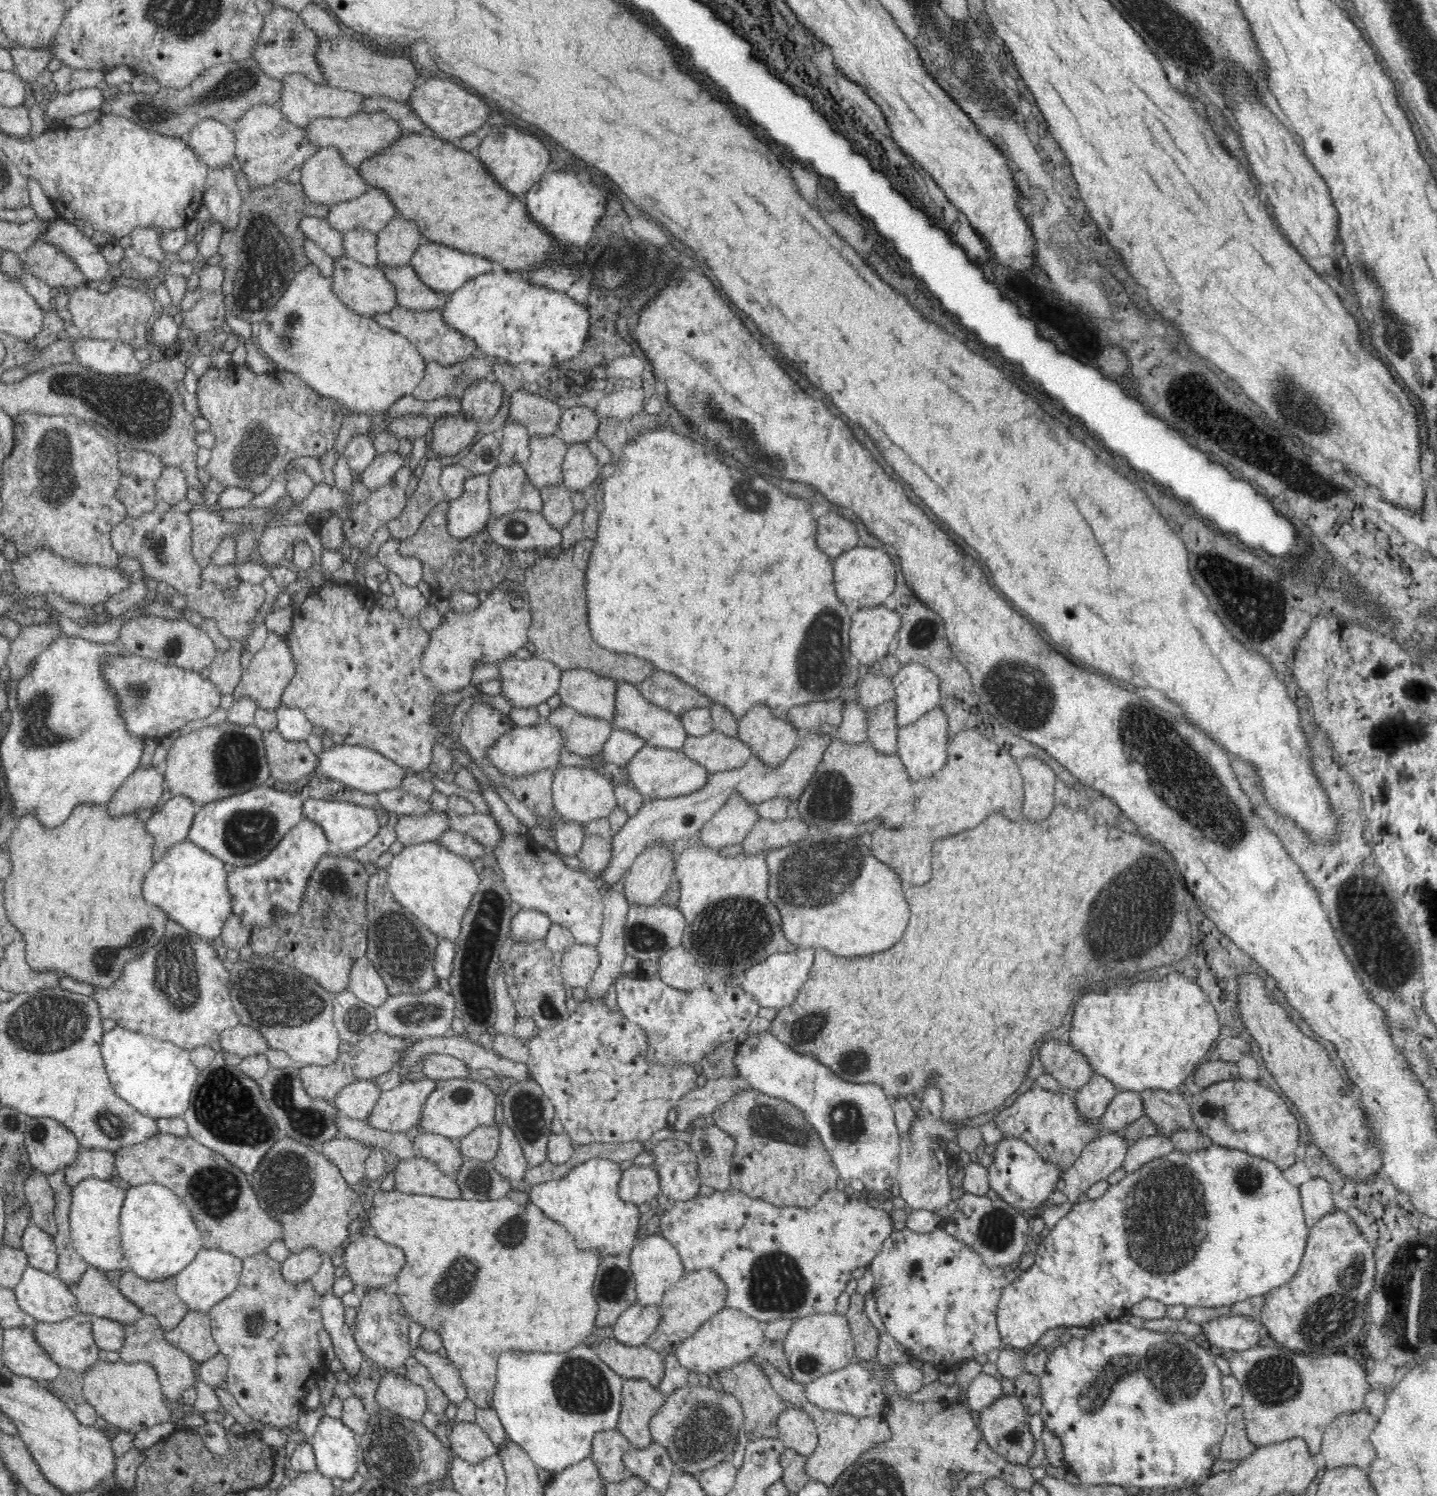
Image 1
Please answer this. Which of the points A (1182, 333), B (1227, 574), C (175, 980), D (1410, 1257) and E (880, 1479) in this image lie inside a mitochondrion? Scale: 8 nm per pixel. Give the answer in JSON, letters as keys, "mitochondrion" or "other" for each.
{"A":"other","B":"other","C":"mitochondrion","D":"other","E":"mitochondrion"}

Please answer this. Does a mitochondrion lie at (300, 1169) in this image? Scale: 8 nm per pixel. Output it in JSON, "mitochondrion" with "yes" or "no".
{"mitochondrion":"yes"}

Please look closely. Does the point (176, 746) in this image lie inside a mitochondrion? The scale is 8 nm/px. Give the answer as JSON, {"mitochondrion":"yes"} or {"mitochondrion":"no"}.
{"mitochondrion":"no"}

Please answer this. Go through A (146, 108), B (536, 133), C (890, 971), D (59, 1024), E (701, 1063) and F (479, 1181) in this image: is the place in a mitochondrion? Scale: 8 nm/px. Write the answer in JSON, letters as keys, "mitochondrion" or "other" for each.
{"A":"mitochondrion","B":"other","C":"other","D":"mitochondrion","E":"other","F":"mitochondrion"}

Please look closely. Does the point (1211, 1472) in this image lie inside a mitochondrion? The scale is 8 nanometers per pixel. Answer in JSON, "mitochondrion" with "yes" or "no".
{"mitochondrion":"no"}

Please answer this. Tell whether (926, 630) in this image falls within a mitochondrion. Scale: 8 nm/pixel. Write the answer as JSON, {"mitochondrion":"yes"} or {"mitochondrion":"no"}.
{"mitochondrion":"yes"}

